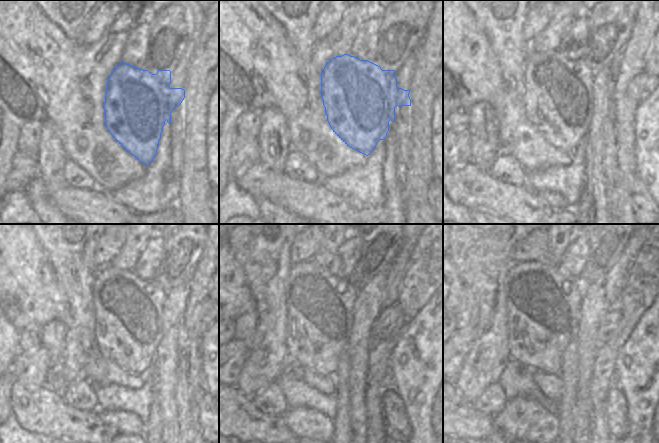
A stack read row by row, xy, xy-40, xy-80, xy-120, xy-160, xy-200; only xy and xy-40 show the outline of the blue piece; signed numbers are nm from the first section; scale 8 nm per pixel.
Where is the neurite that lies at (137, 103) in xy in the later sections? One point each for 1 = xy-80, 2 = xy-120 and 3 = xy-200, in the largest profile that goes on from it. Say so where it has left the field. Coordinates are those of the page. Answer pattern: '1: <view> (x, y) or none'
1: xy-80 (563, 96)
2: xy-120 (109, 319)
3: xy-200 (543, 306)

